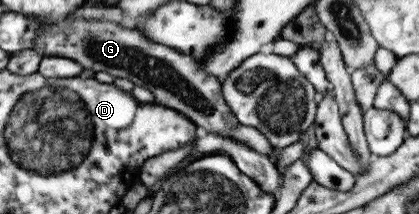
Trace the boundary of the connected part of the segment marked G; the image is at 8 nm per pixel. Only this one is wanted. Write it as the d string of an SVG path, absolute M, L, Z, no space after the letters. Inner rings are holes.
M66 19L59 24L45 26L37 36L34 49L44 50L45 56L70 58L76 60L82 69L89 68L94 73L106 72L116 78L127 78L133 86L150 90L155 105L179 112L188 121L206 130L206 133L245 143L252 151L270 158L272 148L268 140L256 129L236 121L223 101L217 78L208 74L196 59L146 38L133 27L106 19L92 22Z

